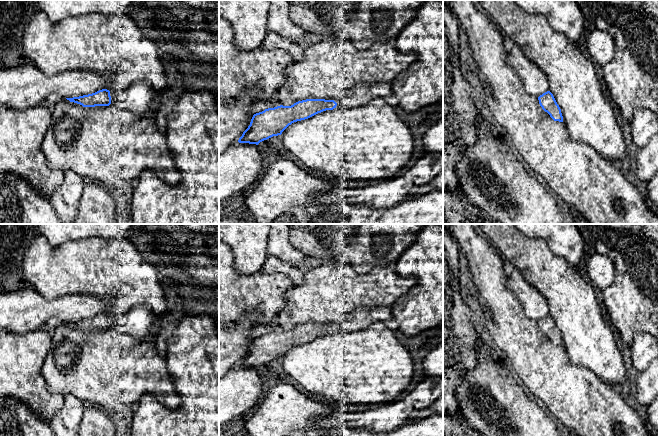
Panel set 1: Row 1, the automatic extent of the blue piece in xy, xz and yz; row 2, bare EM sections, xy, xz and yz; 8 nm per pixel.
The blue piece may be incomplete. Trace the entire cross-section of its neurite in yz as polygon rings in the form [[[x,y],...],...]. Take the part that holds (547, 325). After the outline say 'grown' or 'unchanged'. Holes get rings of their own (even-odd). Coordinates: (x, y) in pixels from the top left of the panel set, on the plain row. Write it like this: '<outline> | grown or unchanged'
[[[550,315],[540,319],[538,324],[542,333],[547,336],[554,345],[563,346],[561,333]]] | unchanged

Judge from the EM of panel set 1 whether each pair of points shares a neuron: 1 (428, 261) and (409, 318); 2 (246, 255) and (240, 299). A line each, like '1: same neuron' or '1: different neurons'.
1: same neuron
2: different neurons

